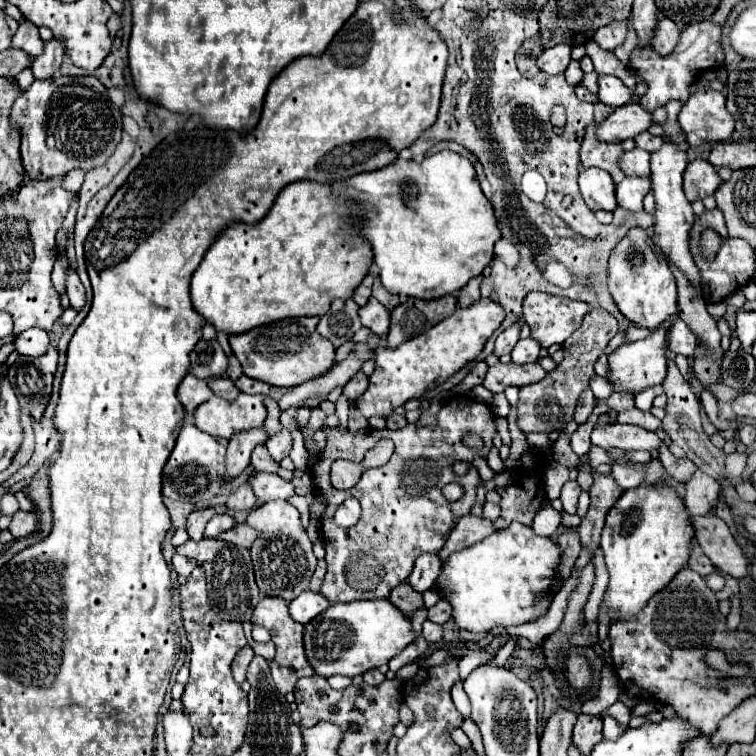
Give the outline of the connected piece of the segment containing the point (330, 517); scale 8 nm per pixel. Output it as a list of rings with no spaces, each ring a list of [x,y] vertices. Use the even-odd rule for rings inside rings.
[[[454,397],[448,401],[436,415],[436,427],[422,427],[418,423],[410,423],[404,429],[370,429],[368,435],[354,435],[348,429],[330,427],[326,449],[318,455],[314,467],[310,467],[310,477],[314,489],[322,495],[326,503],[326,511],[320,517],[320,531],[326,545],[326,563],[328,571],[322,583],[322,595],[330,603],[348,603],[360,599],[380,599],[388,597],[390,591],[404,583],[410,575],[414,561],[422,553],[438,553],[446,543],[454,523],[468,515],[476,501],[476,487],[480,483],[478,469],[470,465],[466,475],[454,473],[456,461],[472,463],[474,455],[486,457],[492,447],[492,435],[496,433],[496,417],[488,405],[478,403],[474,399],[460,401]],[[468,433],[478,433],[484,441],[482,451],[470,449],[464,445],[462,437]],[[380,439],[392,439],[396,449],[392,459],[374,469],[366,469],[356,483],[356,487],[348,491],[338,491],[330,485],[330,465],[336,459],[348,459],[360,463],[368,449],[372,449]],[[448,483],[460,483],[466,493],[460,501],[446,501],[442,495],[442,487]],[[348,497],[354,497],[362,505],[362,515],[354,527],[338,527],[334,523],[334,511]]]

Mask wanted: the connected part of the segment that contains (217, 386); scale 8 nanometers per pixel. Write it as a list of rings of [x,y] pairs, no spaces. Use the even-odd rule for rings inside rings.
[[[222,377],[208,379],[208,387],[212,389],[214,395],[218,395],[218,397],[222,397],[222,399],[228,399],[228,401],[236,399],[236,395],[240,393],[230,379],[222,379]]]

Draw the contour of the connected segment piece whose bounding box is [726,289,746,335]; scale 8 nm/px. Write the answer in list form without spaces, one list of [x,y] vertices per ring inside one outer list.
[[[736,289],[734,293],[730,293],[726,297],[726,303],[728,303],[728,311],[726,311],[726,321],[730,325],[730,331],[736,335],[736,323],[734,323],[734,317],[736,317],[736,311],[746,303],[746,297],[742,293],[742,289]]]

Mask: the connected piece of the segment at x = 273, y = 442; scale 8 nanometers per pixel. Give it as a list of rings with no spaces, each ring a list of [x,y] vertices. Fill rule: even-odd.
[[[282,429],[282,433],[270,437],[270,439],[266,441],[266,449],[268,449],[270,457],[272,457],[276,463],[280,463],[284,457],[288,457],[288,453],[290,453],[290,449],[292,449],[292,437],[290,437],[288,429]]]

